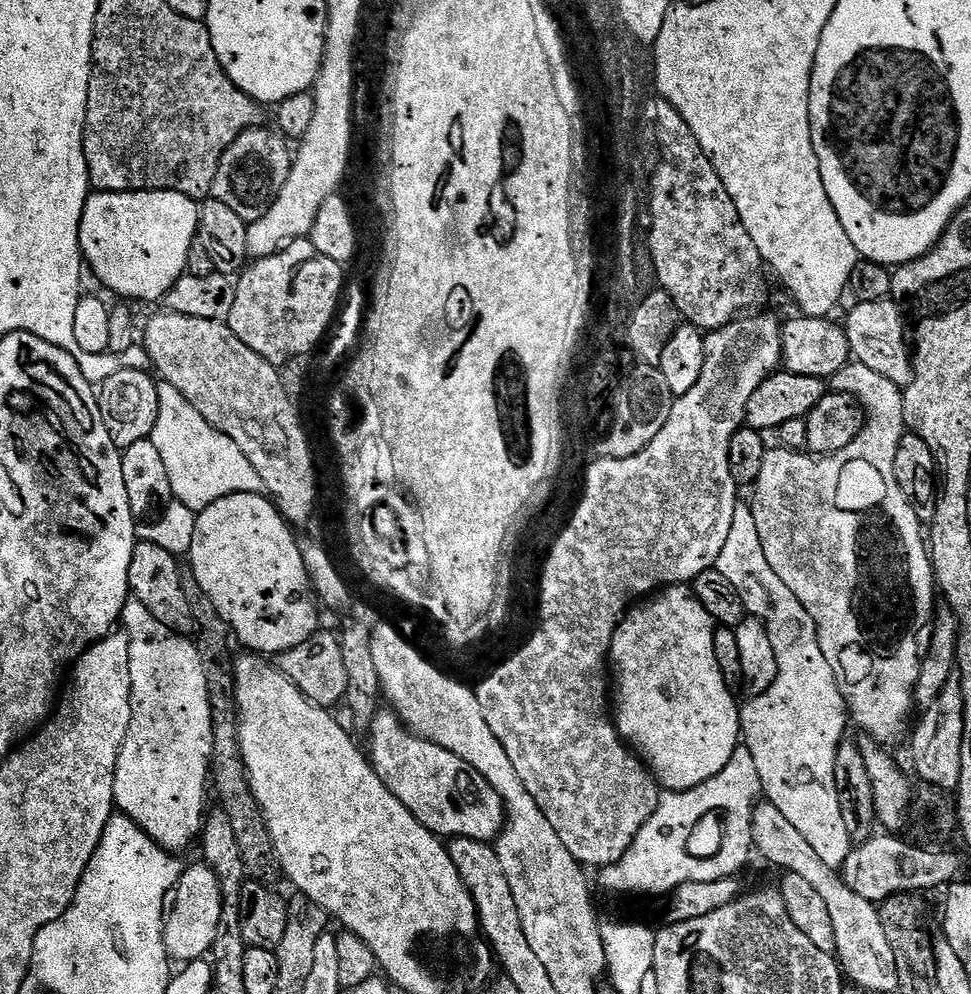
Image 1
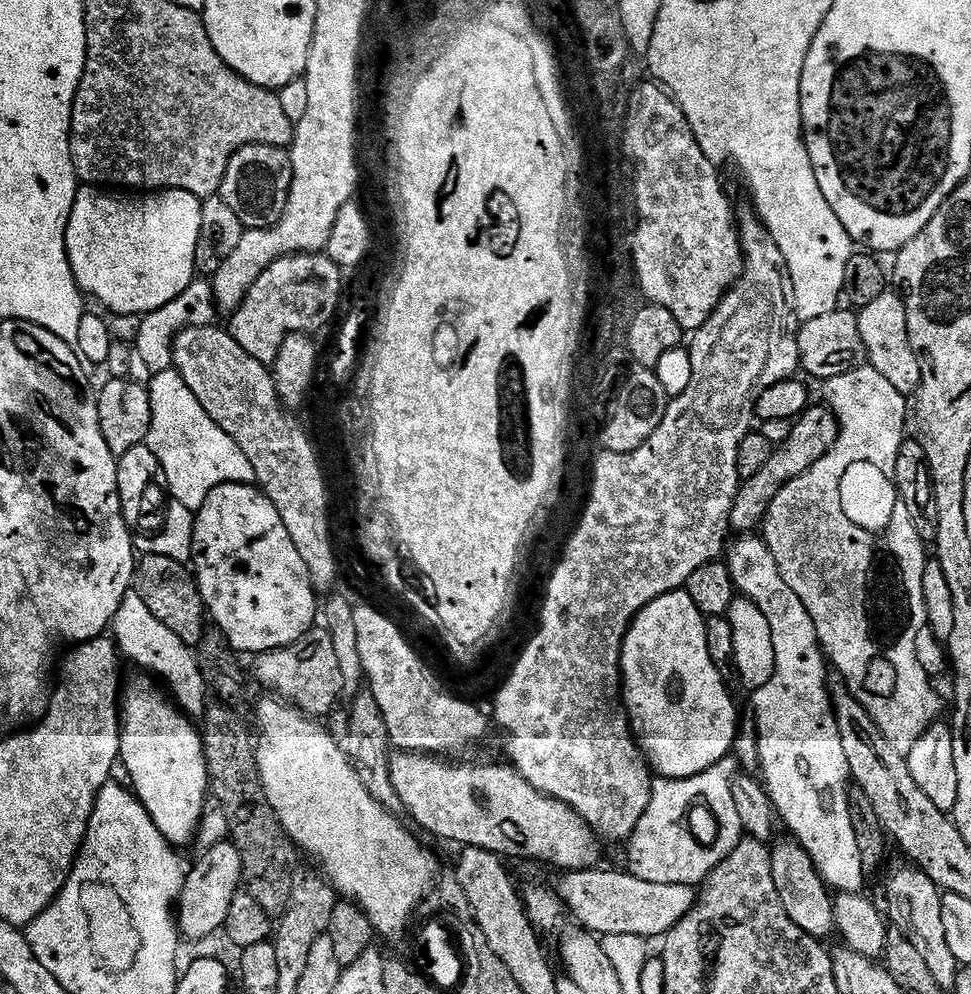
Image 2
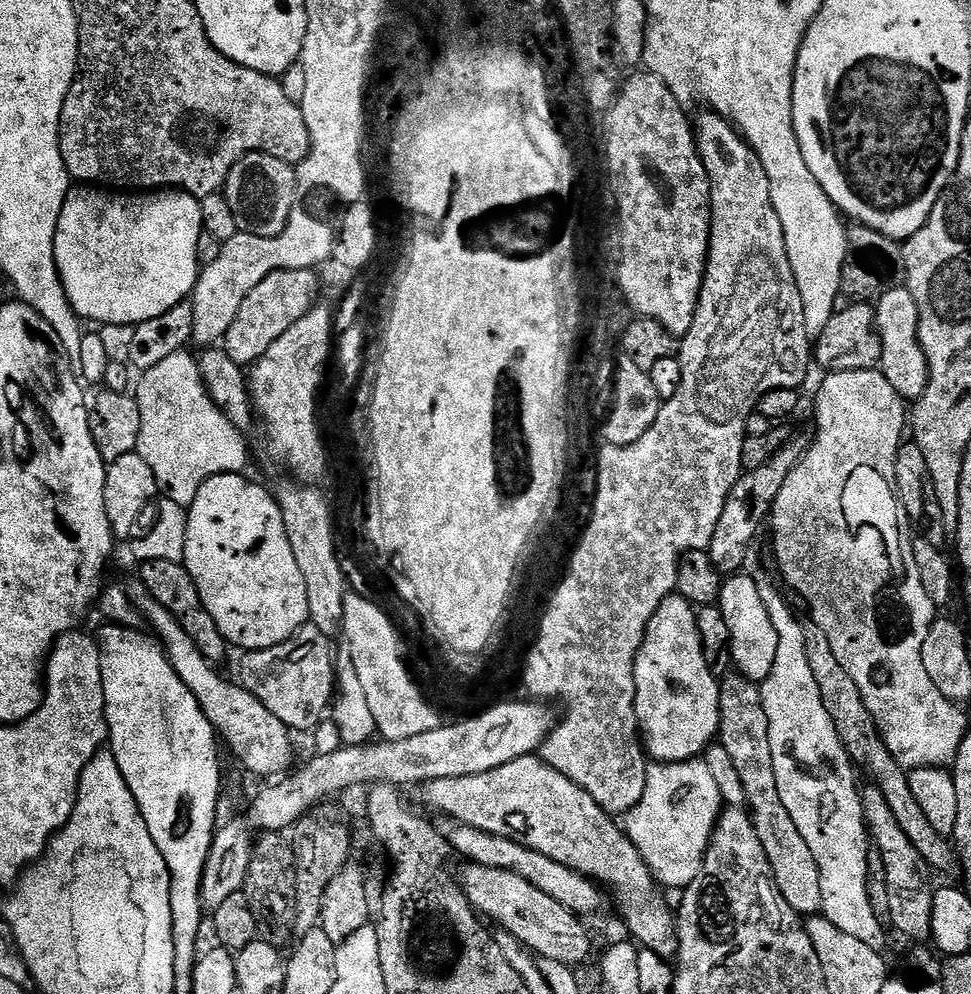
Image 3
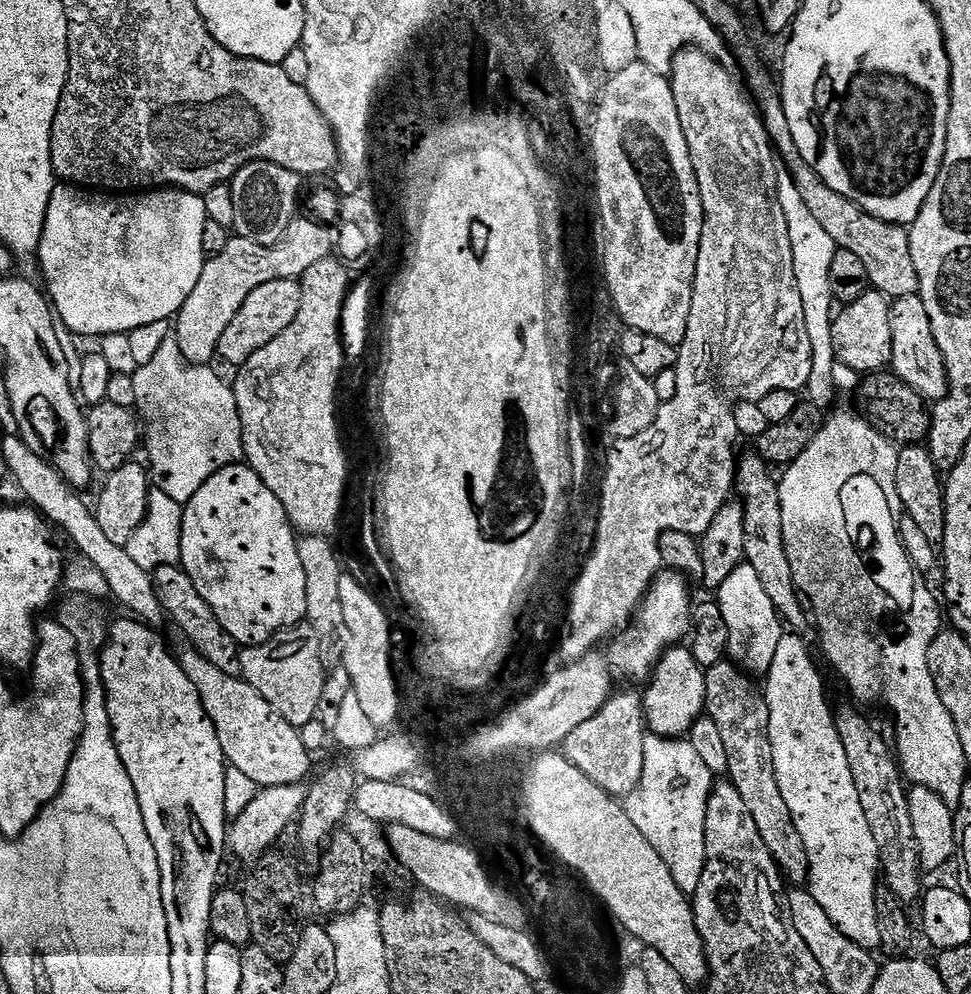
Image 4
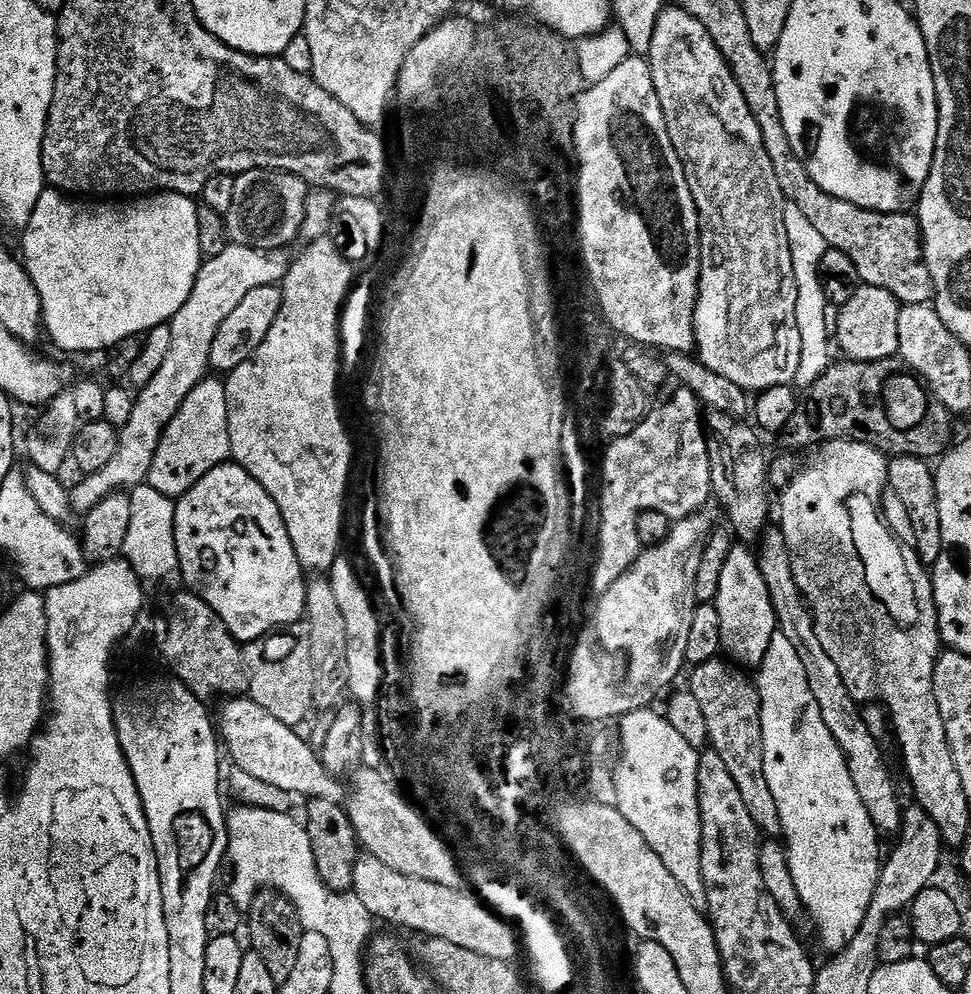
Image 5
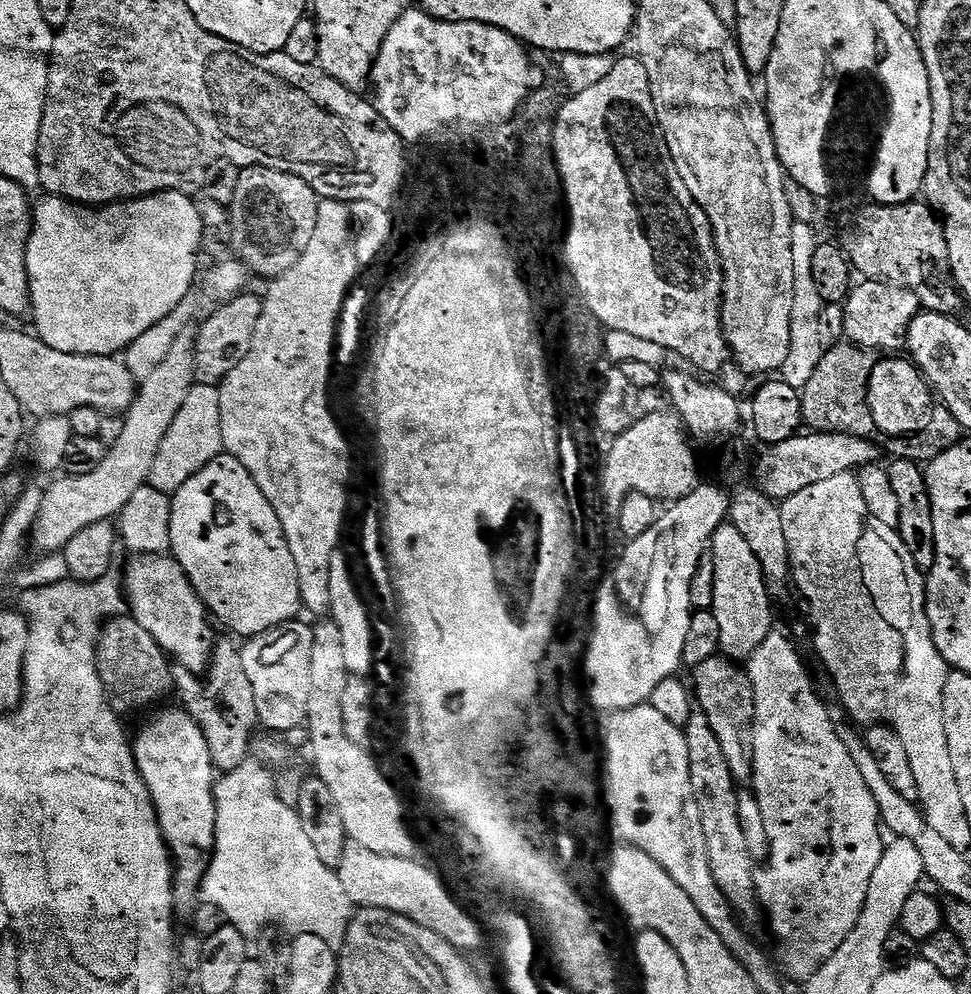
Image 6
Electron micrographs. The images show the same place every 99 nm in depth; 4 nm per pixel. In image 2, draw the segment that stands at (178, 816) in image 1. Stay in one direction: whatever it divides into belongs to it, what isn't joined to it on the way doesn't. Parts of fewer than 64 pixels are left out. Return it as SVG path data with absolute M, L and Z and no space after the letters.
M130 590L122 598L122 606L118 606L118 614L112 619L111 635L116 641L117 649L125 661L133 660L137 669L151 674L162 681L163 687L170 693L177 708L189 718L200 718L204 715L206 702L206 682L198 670L196 653L178 634L173 634L168 627L162 626L142 598L138 598L135 590Z

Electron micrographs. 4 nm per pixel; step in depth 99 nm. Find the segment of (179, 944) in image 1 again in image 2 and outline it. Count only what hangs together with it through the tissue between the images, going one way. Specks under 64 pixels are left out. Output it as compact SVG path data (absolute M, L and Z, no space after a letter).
M225 842L207 849L205 856L197 862L191 869L187 869L184 877L184 889L180 891L178 897L178 911L174 919L178 925L178 931L185 941L204 940L207 936L219 933L226 922L226 914L230 914L230 902L236 897L236 893L241 891L244 871L242 870L242 858L239 847L235 843Z

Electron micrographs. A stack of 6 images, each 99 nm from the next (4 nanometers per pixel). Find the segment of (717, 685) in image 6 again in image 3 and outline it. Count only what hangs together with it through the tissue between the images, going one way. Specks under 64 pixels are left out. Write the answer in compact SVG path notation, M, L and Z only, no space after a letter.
M735 670L720 680L718 742L730 753L734 770L738 770L738 778L742 778L746 808L754 822L754 830L758 830L762 850L766 850L766 862L770 862L772 877L782 898L786 898L801 917L817 915L822 909L822 878L818 874L818 862L814 862L814 854L810 854L810 846L806 846L806 838L798 834L798 826L794 826L794 818L790 818L778 794L774 754L770 754L770 728L762 706L760 684Z

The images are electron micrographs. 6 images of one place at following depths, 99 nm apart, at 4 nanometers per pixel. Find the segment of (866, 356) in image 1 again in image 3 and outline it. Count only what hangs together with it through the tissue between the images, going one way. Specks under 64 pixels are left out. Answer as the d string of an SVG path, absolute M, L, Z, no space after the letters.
M900 286L890 289L888 293L885 291L875 301L874 309L876 329L883 346L879 367L890 386L894 386L894 390L898 390L905 401L915 402L920 399L928 385L928 358L920 345L918 334L918 302L914 302L914 294L910 294L907 286Z

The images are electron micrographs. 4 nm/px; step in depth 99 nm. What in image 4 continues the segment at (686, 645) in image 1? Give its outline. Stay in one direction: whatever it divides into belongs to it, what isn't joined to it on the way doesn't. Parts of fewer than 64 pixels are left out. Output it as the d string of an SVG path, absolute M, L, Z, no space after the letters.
M675 646L669 648L657 662L642 692L644 719L653 736L669 738L687 737L689 730L700 716L705 715L706 698L705 669L698 666L691 647Z

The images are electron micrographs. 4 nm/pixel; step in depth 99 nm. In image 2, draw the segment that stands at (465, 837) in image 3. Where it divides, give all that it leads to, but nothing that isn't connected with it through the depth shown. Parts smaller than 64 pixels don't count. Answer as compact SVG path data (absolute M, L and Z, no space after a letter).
M590 868L582 871L567 871L563 876L564 879L560 882L560 889L558 889L558 895L563 901L563 905L567 908L567 911L576 916L579 924L585 931L596 935L600 938L639 938L643 940L651 940L650 938L657 936L657 938L667 935L674 926L678 924L689 913L689 910L696 904L696 898L698 895L697 889L693 885L678 884L678 883L658 883L658 882L646 882L645 879L640 879L632 873L621 869L620 870L602 870L603 868Z

